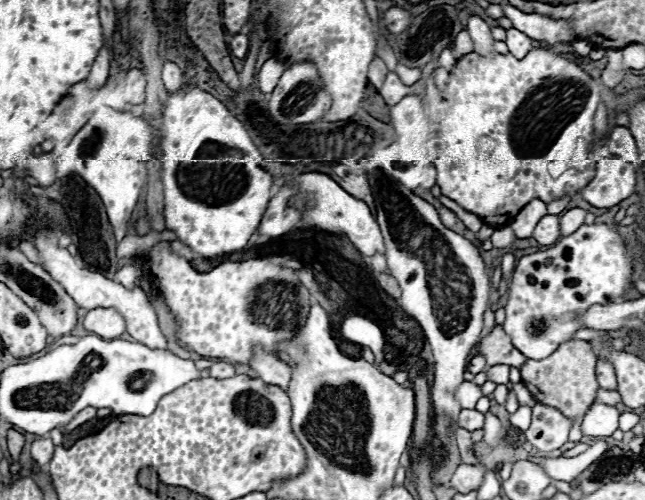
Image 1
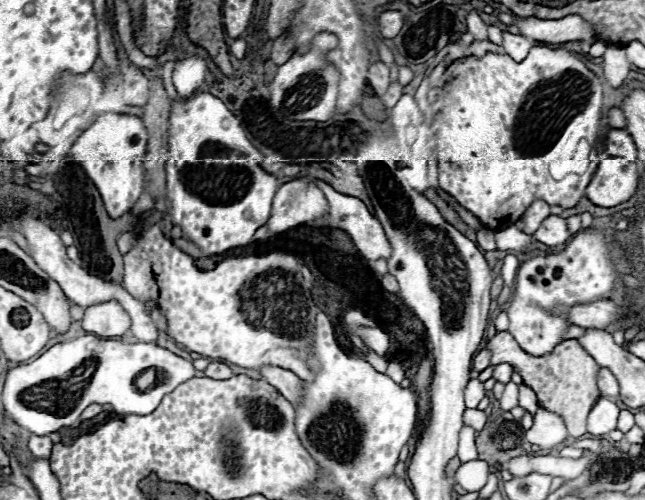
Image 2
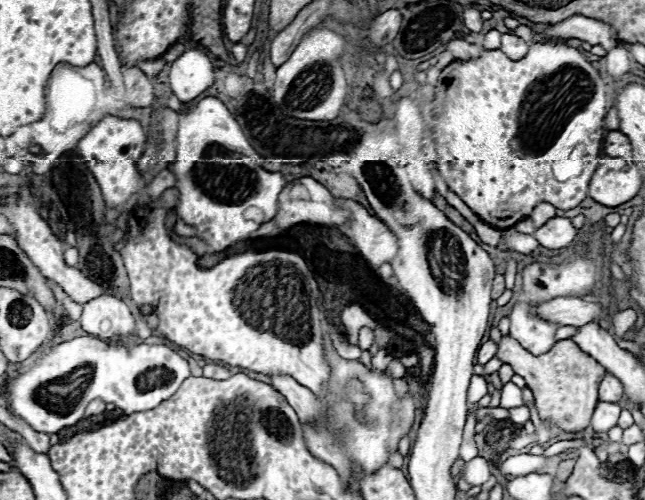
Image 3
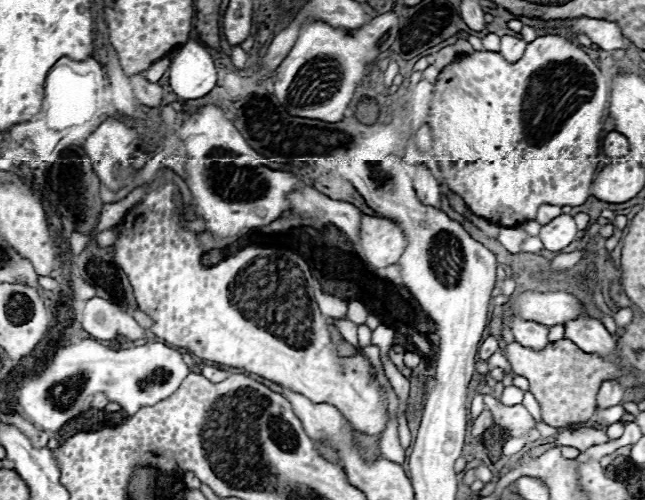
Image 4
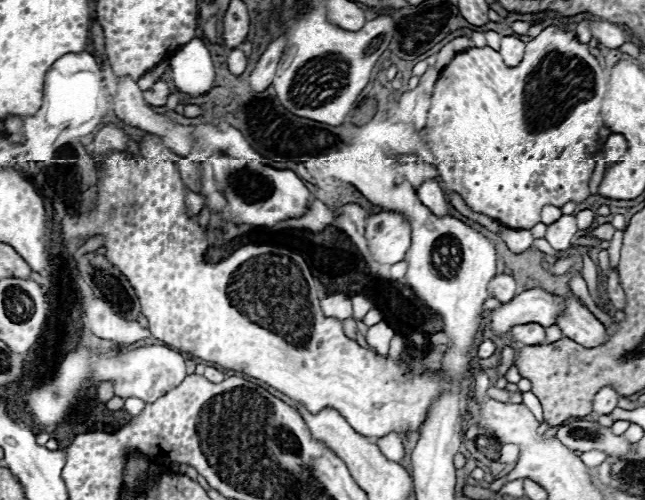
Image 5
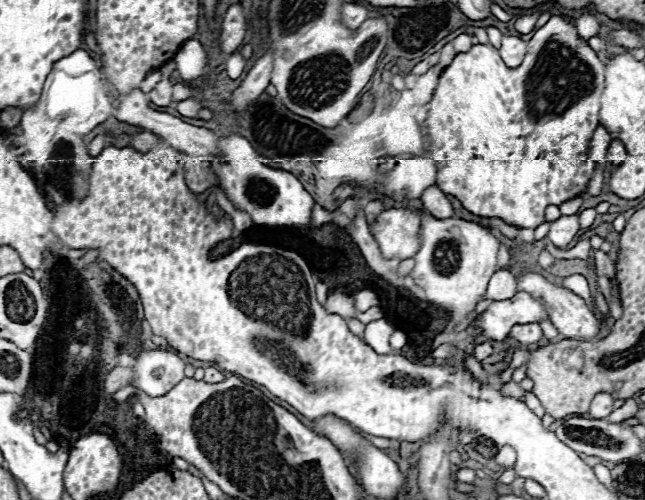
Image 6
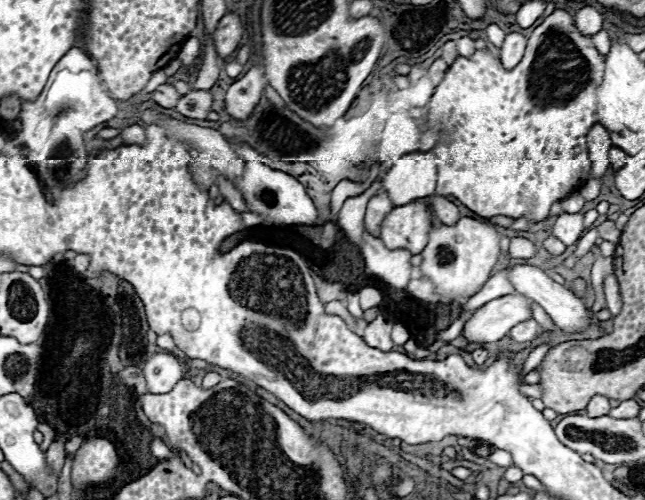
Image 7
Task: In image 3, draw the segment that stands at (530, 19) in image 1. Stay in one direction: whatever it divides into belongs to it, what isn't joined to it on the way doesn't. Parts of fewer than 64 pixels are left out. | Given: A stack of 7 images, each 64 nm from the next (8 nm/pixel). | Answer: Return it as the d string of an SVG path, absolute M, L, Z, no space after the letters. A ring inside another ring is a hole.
M580 14L570 16L558 24L546 24L544 30L534 30L534 36L540 38L548 38L548 40L570 40L570 38L578 38L584 40L588 44L602 44L606 50L622 46L628 48L626 42L616 40L612 28L604 22L592 20L592 18L584 18Z

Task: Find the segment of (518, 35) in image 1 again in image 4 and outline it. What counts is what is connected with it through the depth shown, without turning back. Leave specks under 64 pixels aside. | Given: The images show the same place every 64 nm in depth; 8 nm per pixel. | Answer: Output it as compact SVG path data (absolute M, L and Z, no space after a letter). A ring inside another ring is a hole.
M502 36L502 48L500 48L500 54L508 60L508 62L518 62L522 58L526 50L526 42L522 38L516 38L516 36Z

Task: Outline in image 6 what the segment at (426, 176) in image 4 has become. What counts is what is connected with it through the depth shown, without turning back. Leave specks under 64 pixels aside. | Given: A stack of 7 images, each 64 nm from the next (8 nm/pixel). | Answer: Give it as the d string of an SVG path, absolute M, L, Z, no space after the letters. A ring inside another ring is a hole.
M428 186L422 196L420 196L420 202L422 202L422 208L426 212L430 212L434 218L450 218L454 214L454 208L450 204L450 200L446 198L446 194L438 188L438 186Z

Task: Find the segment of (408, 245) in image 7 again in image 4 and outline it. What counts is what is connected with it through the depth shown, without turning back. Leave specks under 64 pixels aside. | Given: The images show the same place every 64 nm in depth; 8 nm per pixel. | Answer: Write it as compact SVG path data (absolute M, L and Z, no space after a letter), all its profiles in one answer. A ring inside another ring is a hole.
M362 214L360 246L370 266L384 268L398 262L400 254L404 252L406 238L392 220Z

